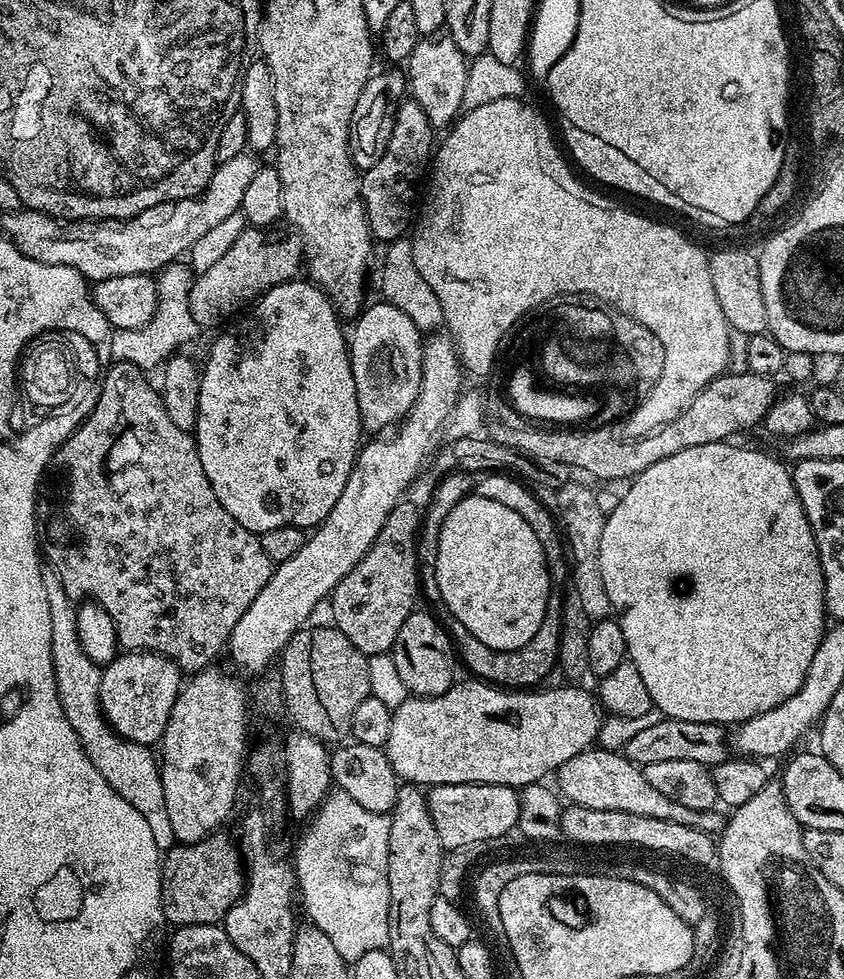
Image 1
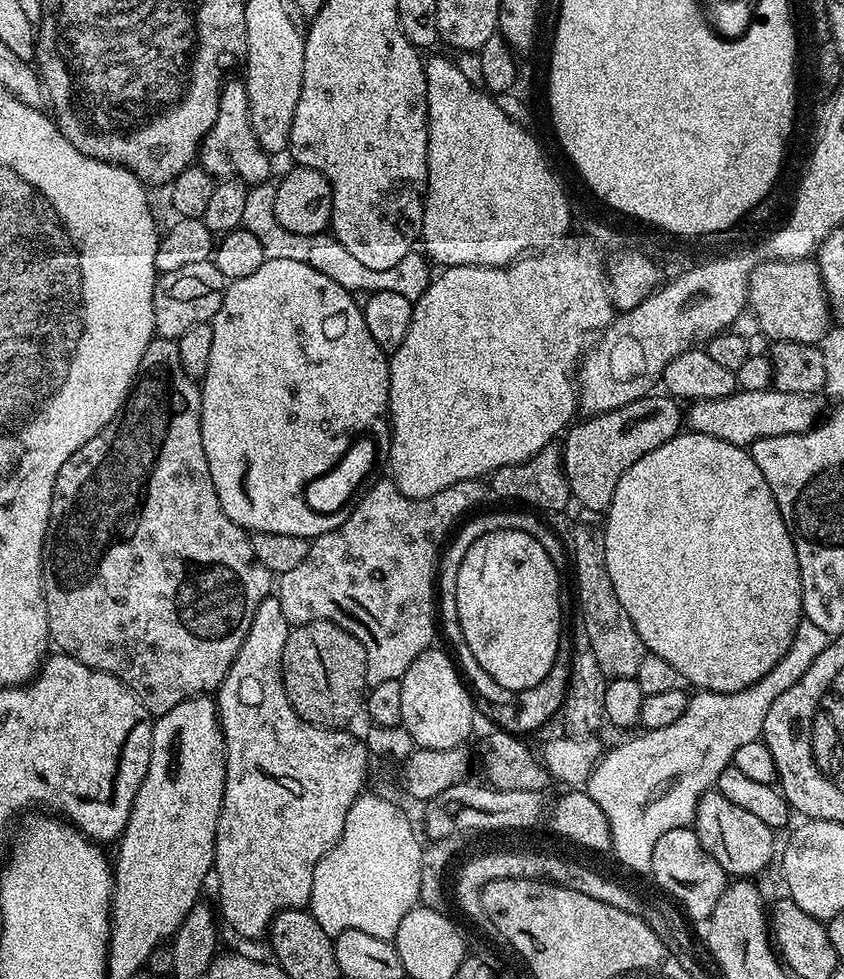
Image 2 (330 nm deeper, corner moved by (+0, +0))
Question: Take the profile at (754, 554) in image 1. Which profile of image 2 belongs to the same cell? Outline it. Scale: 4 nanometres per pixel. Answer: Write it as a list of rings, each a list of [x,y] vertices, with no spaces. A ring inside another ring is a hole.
[[[681,431],[670,442],[658,446],[658,450],[650,450],[650,454],[638,458],[638,462],[634,462],[634,466],[620,476],[616,499],[609,506],[606,519],[608,521],[602,524],[606,542],[606,570],[610,574],[614,594],[618,602],[622,602],[622,610],[630,614],[630,622],[634,622],[634,630],[638,630],[638,638],[642,638],[645,649],[670,662],[670,666],[678,670],[681,681],[688,683],[689,680],[693,689],[705,692],[737,692],[746,690],[770,674],[778,662],[782,662],[790,650],[790,642],[794,642],[794,634],[804,614],[800,567],[792,535],[778,510],[778,502],[774,502],[774,494],[748,448],[739,448],[706,434]]]

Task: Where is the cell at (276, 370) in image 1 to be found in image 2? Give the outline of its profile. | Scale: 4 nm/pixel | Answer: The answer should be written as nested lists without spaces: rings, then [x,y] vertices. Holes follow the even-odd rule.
[[[265,259],[254,271],[254,274],[249,274],[246,278],[238,278],[231,281],[224,289],[224,297],[222,298],[222,306],[218,306],[218,310],[214,314],[214,318],[210,321],[212,329],[214,330],[214,343],[210,349],[210,366],[206,366],[206,374],[202,378],[202,387],[200,390],[200,425],[202,426],[202,450],[206,450],[206,462],[210,466],[210,478],[214,478],[214,490],[218,490],[218,502],[222,502],[222,510],[226,510],[226,514],[241,528],[247,530],[249,533],[254,532],[269,532],[270,534],[298,534],[299,536],[307,536],[315,538],[326,534],[330,530],[340,528],[342,522],[346,522],[346,518],[350,518],[350,514],[354,510],[354,506],[348,506],[346,510],[342,510],[336,516],[326,516],[326,518],[318,518],[312,512],[308,512],[308,492],[310,486],[326,476],[330,476],[342,462],[344,458],[350,454],[352,448],[356,448],[360,442],[368,442],[370,446],[384,446],[387,452],[392,445],[392,430],[390,427],[390,417],[388,414],[388,391],[390,390],[390,374],[388,373],[389,357],[386,355],[385,349],[378,346],[378,342],[374,342],[374,338],[370,338],[370,330],[366,330],[366,322],[364,321],[364,314],[361,305],[356,304],[357,297],[353,293],[347,292],[342,286],[338,285],[332,278],[328,278],[326,274],[319,273],[314,270],[313,266],[308,266],[306,262],[294,262],[289,259],[273,260]]]

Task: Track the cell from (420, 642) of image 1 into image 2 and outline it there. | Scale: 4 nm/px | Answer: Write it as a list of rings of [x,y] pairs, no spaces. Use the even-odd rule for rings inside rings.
[[[439,646],[427,648],[425,652],[418,654],[418,658],[414,658],[414,662],[410,662],[406,674],[399,679],[402,686],[400,723],[410,734],[410,738],[414,738],[417,748],[459,748],[476,724],[478,708],[474,700],[472,704],[473,693],[455,659],[445,652]]]

